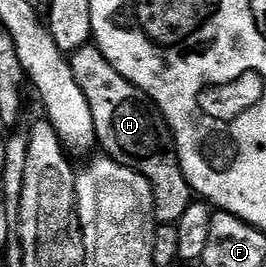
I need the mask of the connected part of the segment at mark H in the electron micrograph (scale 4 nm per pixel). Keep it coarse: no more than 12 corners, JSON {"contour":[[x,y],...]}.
{"contour":[[94,44],[69,61],[102,153],[149,180],[156,223],[192,204],[154,102]]}

